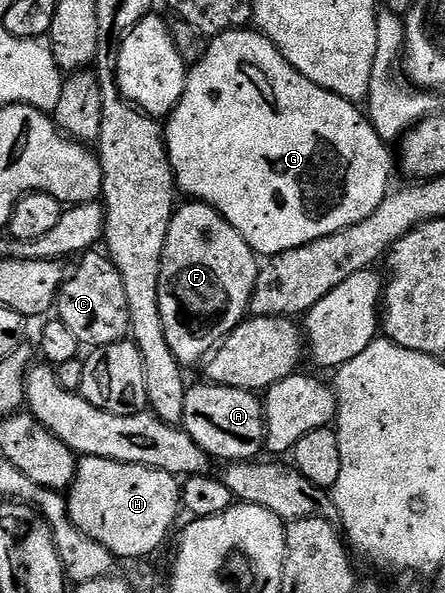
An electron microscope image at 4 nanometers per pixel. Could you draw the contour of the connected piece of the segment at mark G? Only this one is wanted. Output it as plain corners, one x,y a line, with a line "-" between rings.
240,29
237,31
227,31
223,35
216,35
207,44
207,52
200,57
196,63
190,64
187,72
187,84
183,90
181,101
171,110
171,114
165,119
165,138
167,141
167,152
171,158
171,167
175,170
175,186
180,192
187,194
186,198
191,201
207,203
217,213
221,213
221,217
225,221
229,221
229,225
233,225
237,229
237,233
241,233
241,237
245,237
245,241
259,257
270,257
280,255
289,249
297,249
301,245
309,245
313,241
317,241
321,237
329,237
333,233
337,233
341,229
349,229
353,225
357,225
361,221
365,221
365,217
369,217
369,213
373,213
377,209
377,205
381,205
381,201
389,194
391,183
391,167
393,171
393,155
387,152
388,144
384,139
375,132
370,118
356,104
351,103
345,97
337,97
337,93
329,93
329,89
321,89
321,85
313,85
313,81
309,81
309,77
305,77
298,69
292,65
288,59
281,54
273,45
273,41
269,41
266,37
255,29

